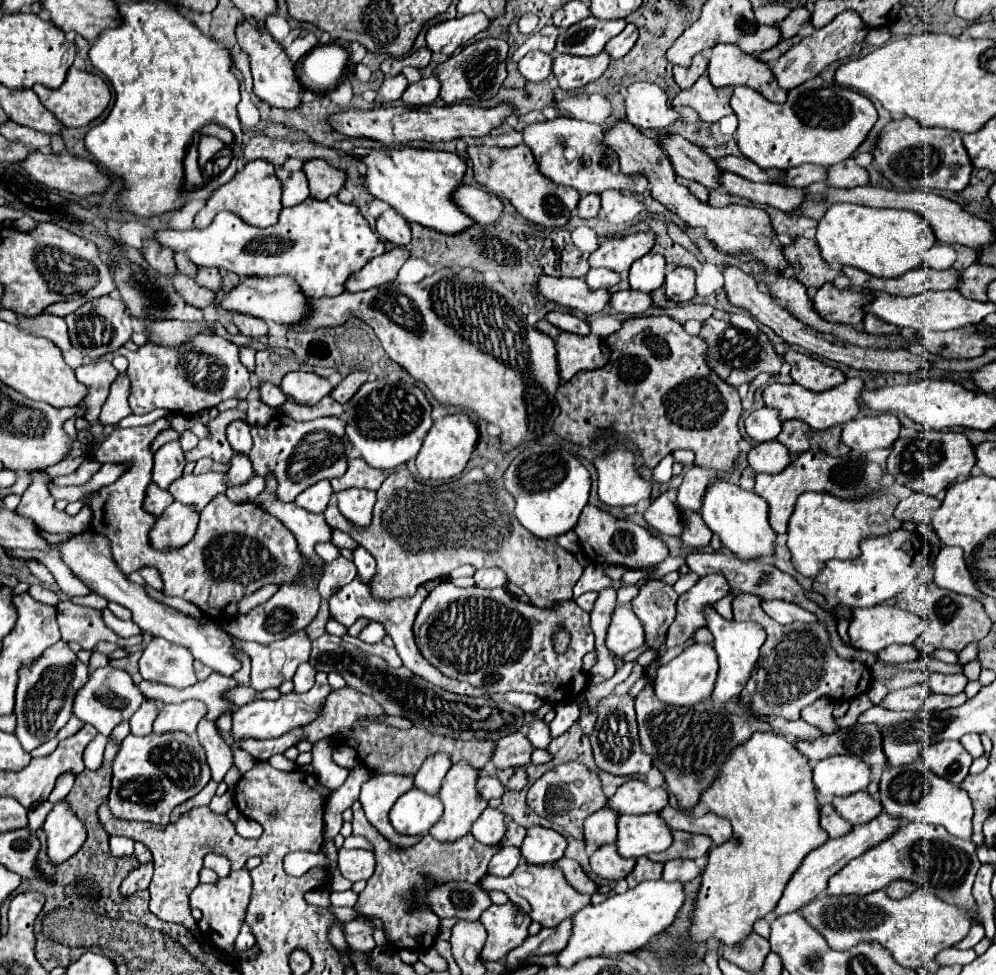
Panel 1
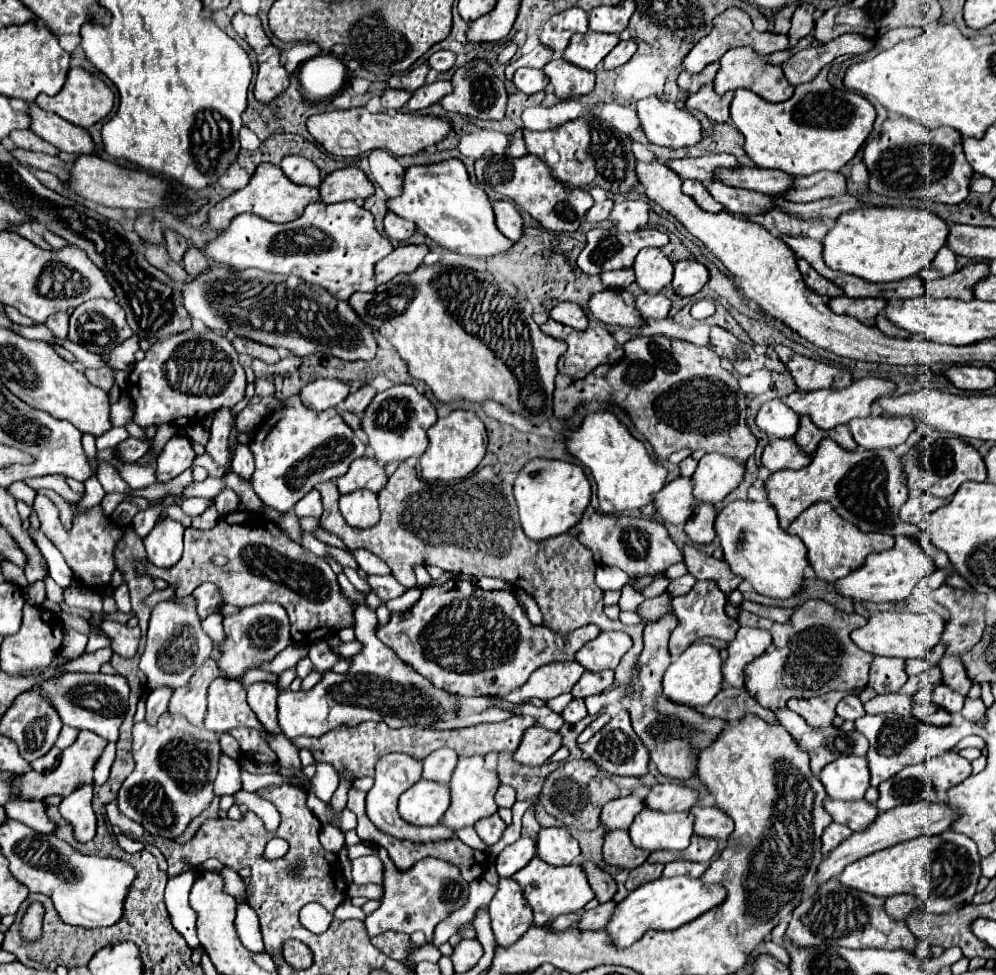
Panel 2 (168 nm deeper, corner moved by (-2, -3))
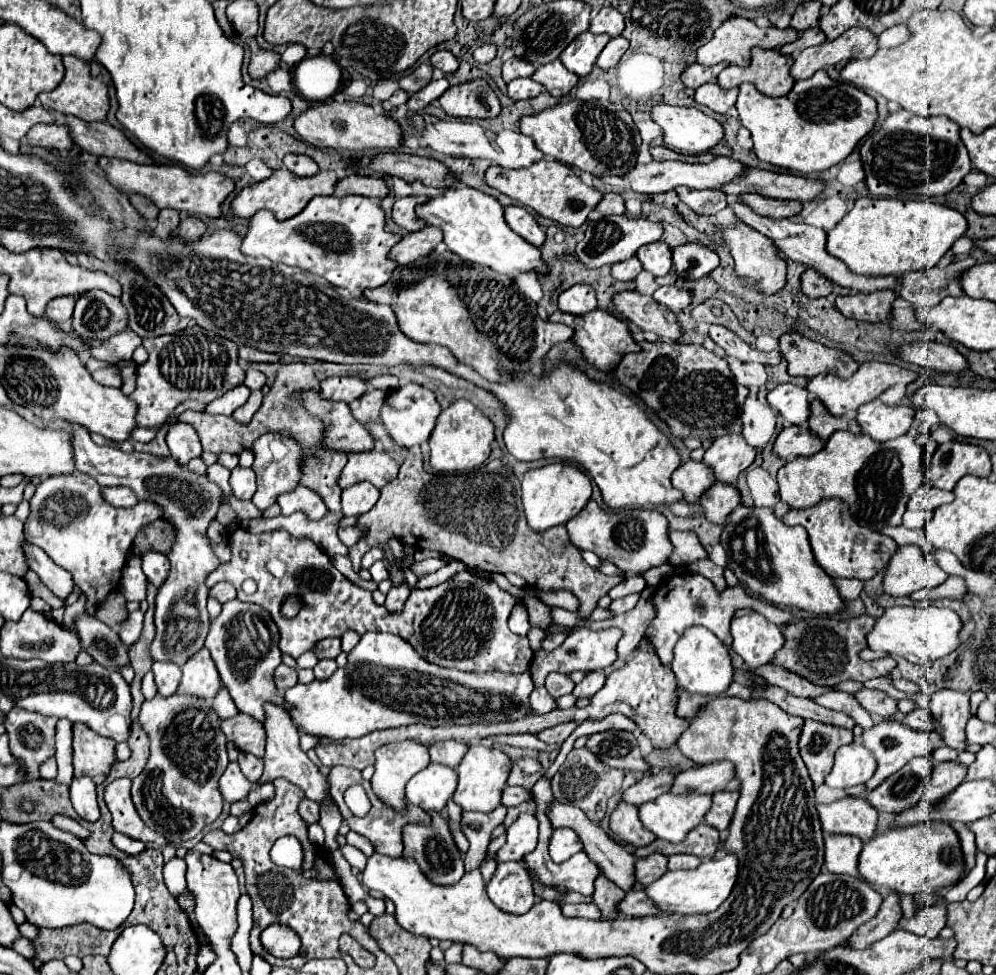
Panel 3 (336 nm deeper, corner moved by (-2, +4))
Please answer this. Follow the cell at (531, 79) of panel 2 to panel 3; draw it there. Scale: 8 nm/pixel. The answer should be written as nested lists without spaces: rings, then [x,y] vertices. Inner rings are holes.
[[[517,78],[517,80],[511,80],[507,84],[507,94],[513,98],[513,100],[525,100],[525,98],[533,98],[537,96],[543,88],[541,84],[537,84],[533,78]]]

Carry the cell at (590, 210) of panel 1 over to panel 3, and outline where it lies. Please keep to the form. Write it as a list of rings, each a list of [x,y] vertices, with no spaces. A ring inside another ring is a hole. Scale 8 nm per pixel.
[[[605,194],[595,210],[601,214],[623,214],[625,212],[623,198],[619,194]]]

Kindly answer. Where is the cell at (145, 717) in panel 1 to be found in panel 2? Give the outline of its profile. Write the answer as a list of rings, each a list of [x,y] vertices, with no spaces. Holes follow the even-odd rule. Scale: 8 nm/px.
[[[157,687],[147,695],[147,717],[149,723],[157,721],[169,707],[169,699],[173,695],[171,687]]]

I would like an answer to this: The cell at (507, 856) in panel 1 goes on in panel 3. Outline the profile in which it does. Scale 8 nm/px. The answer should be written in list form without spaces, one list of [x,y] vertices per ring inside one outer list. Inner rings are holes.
[[[519,814],[519,818],[507,828],[507,842],[497,852],[497,862],[523,860],[525,854],[533,852],[537,846],[537,818],[535,814]]]

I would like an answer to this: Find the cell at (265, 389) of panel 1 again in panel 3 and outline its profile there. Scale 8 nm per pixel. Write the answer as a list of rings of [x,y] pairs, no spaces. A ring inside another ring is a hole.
[[[247,370],[245,374],[247,374],[245,384],[247,384],[251,390],[261,390],[261,388],[265,386],[265,382],[267,382],[267,376],[265,376],[263,372],[259,372],[259,370]]]

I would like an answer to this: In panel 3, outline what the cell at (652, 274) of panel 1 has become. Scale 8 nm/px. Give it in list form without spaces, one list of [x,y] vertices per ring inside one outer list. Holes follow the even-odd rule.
[[[651,242],[637,250],[637,258],[641,260],[643,268],[653,276],[665,276],[671,270],[671,250],[665,242]]]

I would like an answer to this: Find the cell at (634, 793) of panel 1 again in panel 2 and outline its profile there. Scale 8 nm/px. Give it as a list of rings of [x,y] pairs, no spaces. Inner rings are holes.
[[[663,783],[655,785],[645,799],[649,809],[657,811],[689,811],[695,807],[705,789],[691,789],[681,783]]]

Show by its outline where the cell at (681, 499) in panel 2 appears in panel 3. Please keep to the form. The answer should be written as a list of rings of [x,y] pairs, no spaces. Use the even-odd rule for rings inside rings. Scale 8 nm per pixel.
[[[689,460],[673,472],[671,482],[677,490],[683,492],[685,502],[695,504],[699,500],[699,496],[715,482],[715,478],[713,478],[713,472],[709,468],[705,468],[705,464]]]

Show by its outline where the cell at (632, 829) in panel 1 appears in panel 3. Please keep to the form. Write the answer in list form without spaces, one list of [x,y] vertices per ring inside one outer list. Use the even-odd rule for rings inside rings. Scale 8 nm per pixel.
[[[663,794],[639,808],[639,820],[643,828],[653,832],[657,838],[677,844],[685,840],[691,828],[703,822],[709,806],[711,796]]]

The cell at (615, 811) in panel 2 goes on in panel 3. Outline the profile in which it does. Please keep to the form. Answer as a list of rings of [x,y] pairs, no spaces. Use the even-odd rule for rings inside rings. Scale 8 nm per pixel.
[[[661,770],[657,776],[645,776],[643,780],[635,782],[633,786],[629,786],[623,796],[621,796],[621,802],[625,804],[645,804],[645,802],[651,802],[655,800],[657,796],[665,794],[669,788],[671,788],[671,782],[673,782],[673,770]]]

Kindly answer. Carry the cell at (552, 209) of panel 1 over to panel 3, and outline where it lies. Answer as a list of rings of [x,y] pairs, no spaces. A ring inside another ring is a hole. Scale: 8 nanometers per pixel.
[[[539,160],[529,168],[517,168],[509,170],[499,164],[491,164],[485,172],[485,182],[491,188],[497,188],[499,192],[507,194],[509,198],[521,202],[527,208],[533,208],[543,218],[549,218],[557,224],[579,228],[589,212],[597,206],[597,202],[603,198],[603,194],[591,186],[587,186],[569,166],[557,164],[555,160]]]

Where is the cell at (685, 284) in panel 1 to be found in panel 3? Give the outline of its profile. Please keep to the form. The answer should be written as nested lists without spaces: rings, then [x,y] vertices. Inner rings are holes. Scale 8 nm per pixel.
[[[685,244],[673,250],[675,274],[685,280],[699,280],[709,276],[717,266],[719,256],[701,244]]]

